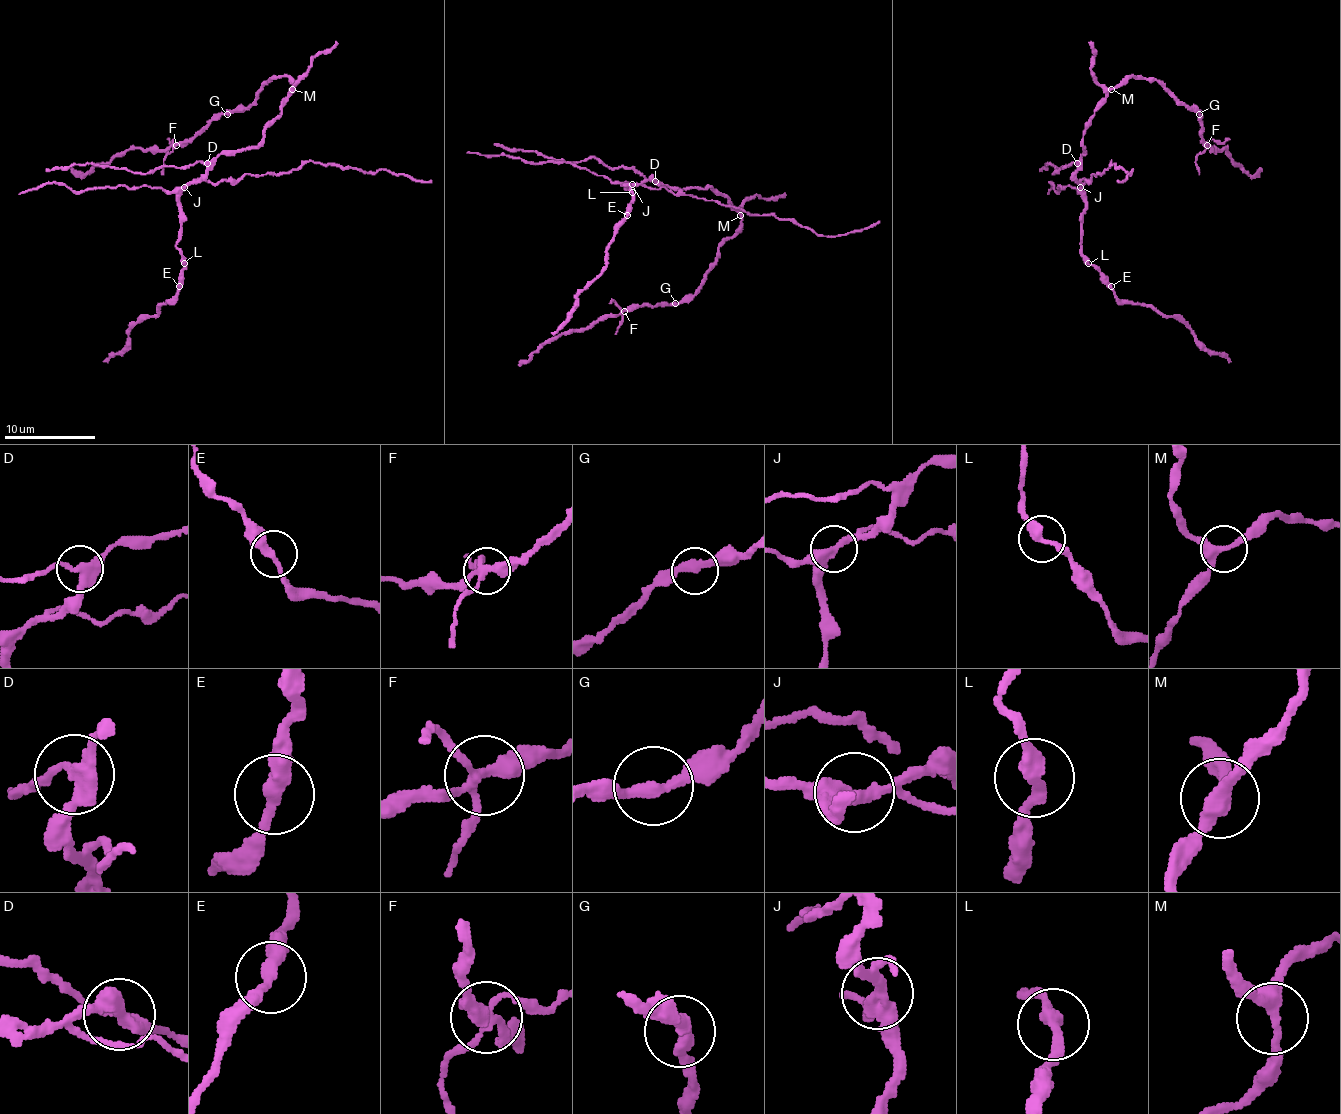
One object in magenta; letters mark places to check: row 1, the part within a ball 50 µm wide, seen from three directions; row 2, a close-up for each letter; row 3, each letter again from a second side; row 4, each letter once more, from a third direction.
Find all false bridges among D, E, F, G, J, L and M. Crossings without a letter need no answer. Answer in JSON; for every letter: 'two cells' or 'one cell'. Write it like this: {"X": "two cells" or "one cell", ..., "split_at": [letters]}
{"D": "two cells", "E": "one cell", "F": "one cell", "G": "one cell", "J": "two cells", "L": "one cell", "M": "one cell", "split_at": ["D", "J"]}

